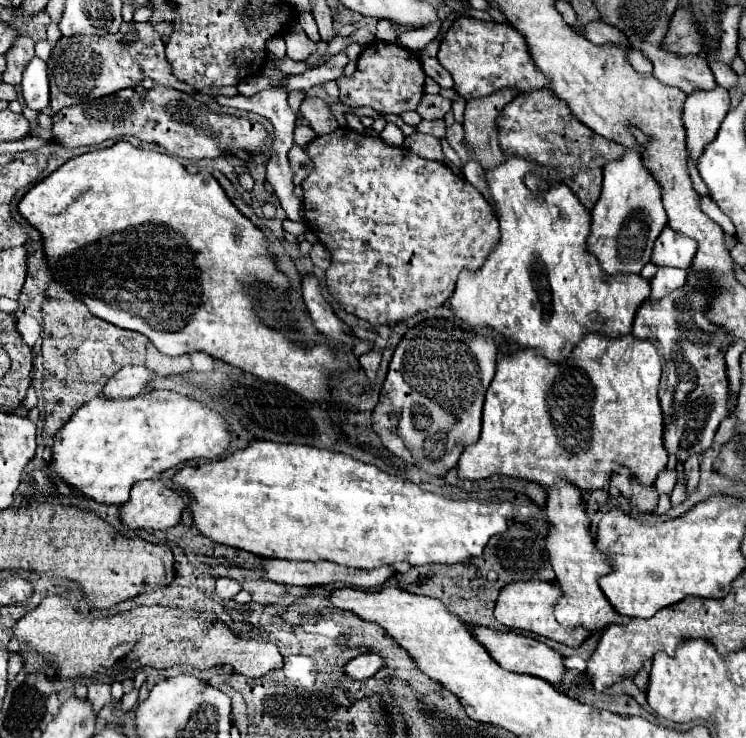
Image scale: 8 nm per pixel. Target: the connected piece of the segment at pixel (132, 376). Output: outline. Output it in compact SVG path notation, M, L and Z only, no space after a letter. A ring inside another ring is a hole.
M126 365L106 381L102 395L108 399L132 399L132 397L144 395L148 391L150 377L152 377L152 371L148 371L146 367Z

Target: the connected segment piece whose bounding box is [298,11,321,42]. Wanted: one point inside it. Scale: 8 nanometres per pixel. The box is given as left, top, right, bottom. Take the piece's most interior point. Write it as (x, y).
(306, 19)

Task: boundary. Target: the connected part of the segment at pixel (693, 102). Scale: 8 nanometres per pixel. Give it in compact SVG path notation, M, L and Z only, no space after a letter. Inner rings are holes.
M724 87L712 91L696 91L688 95L684 105L684 127L688 155L696 163L704 145L712 141L730 109L730 97Z

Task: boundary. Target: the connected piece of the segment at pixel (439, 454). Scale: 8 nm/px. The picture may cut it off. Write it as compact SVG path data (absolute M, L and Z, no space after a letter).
M432 323L416 325L402 337L382 383L380 401L372 413L372 429L382 439L384 447L406 463L436 477L444 477L456 467L462 451L478 441L484 393L496 371L496 345L492 339L474 337L452 323L440 325L446 329L434 329Z

